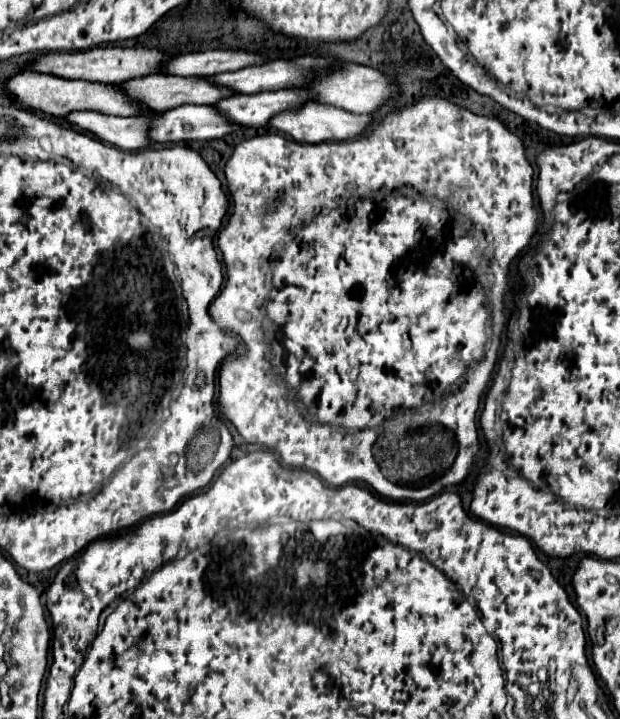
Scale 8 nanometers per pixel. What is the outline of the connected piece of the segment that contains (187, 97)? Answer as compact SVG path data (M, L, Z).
M153 74L123 82L121 88L127 90L133 100L143 102L143 106L151 108L153 112L167 112L183 104L215 104L219 98L231 96L231 90L215 90L215 86L207 86L203 76L179 78Z

